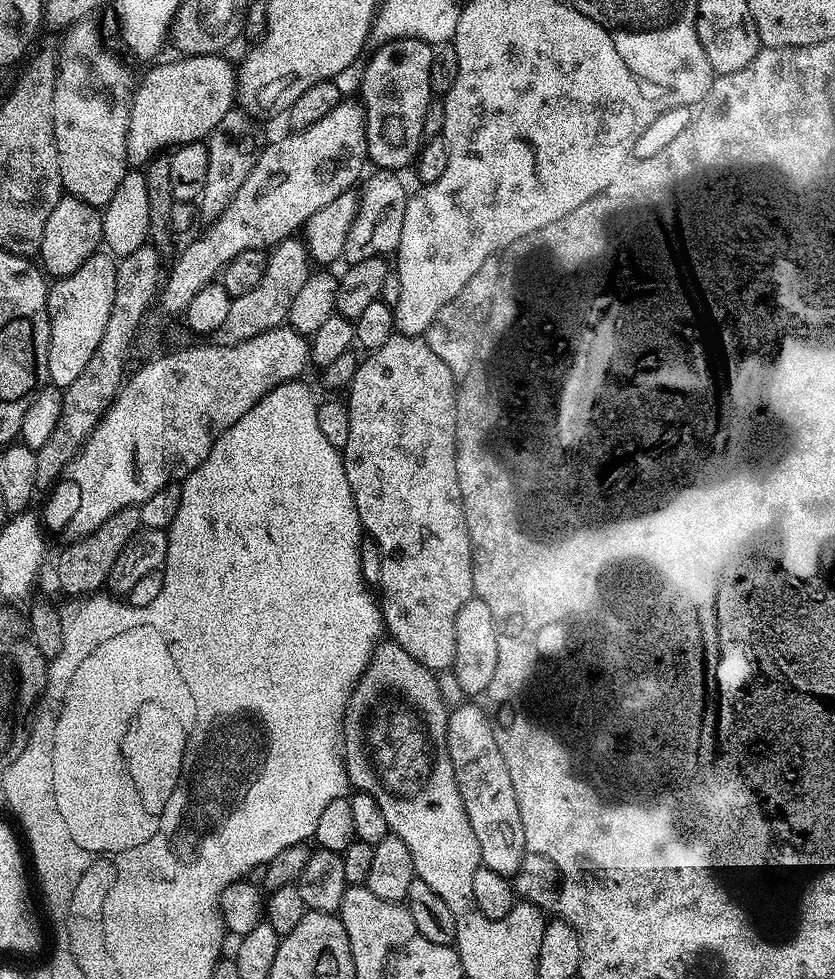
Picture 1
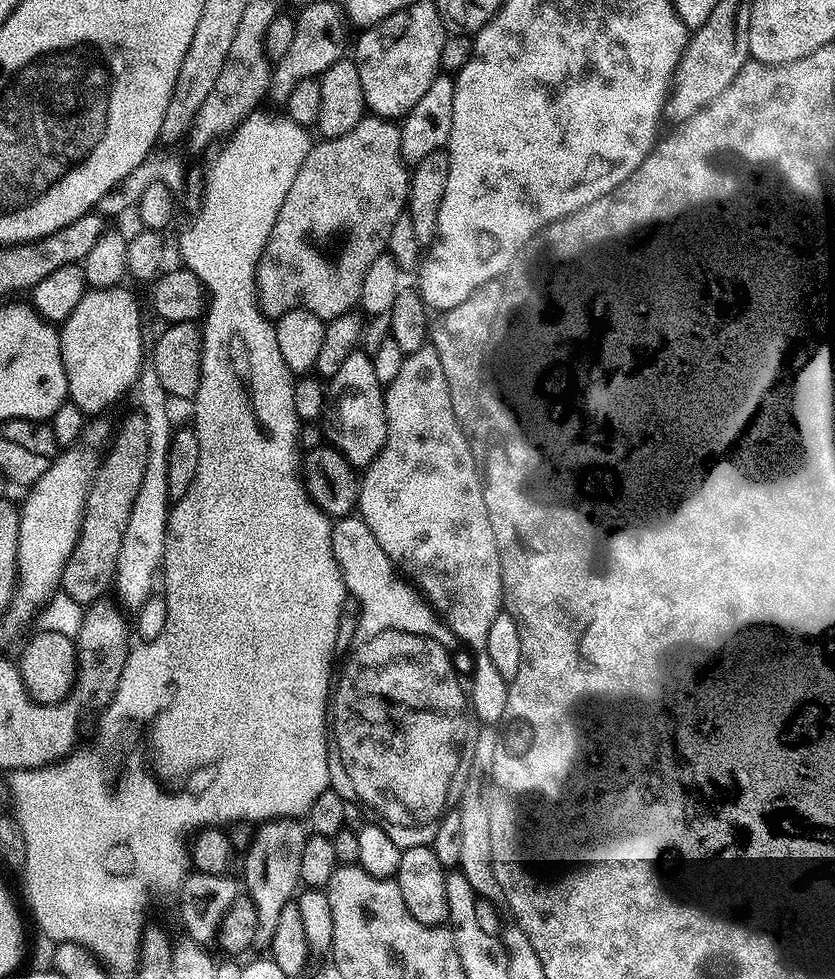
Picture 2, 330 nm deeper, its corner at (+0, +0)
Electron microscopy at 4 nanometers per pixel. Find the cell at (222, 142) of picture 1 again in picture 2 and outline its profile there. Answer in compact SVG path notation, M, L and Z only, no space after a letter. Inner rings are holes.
M314 2L308 5L299 15L295 17L295 30L289 49L282 54L282 58L273 63L271 84L268 86L268 96L278 101L278 104L285 103L286 98L292 92L297 80L306 77L317 77L333 64L341 59L342 46L340 36L344 32L343 15L330 2Z

